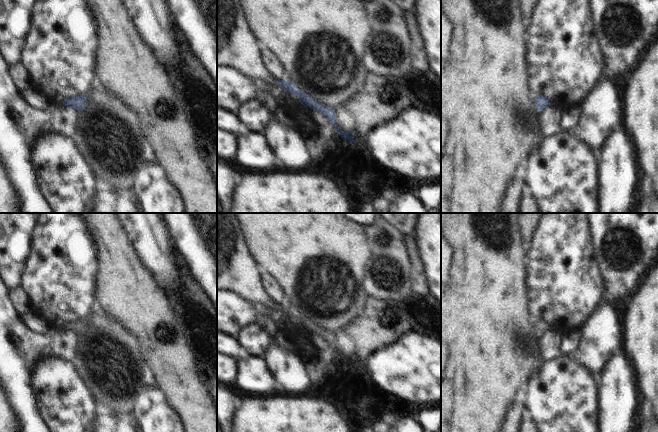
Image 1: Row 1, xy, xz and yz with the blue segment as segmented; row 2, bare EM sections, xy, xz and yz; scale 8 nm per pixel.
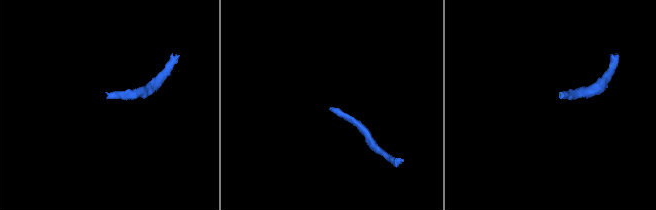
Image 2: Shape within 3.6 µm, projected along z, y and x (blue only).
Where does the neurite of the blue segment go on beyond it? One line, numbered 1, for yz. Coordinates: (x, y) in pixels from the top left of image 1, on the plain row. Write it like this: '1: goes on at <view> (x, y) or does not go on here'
1: does not go on here

